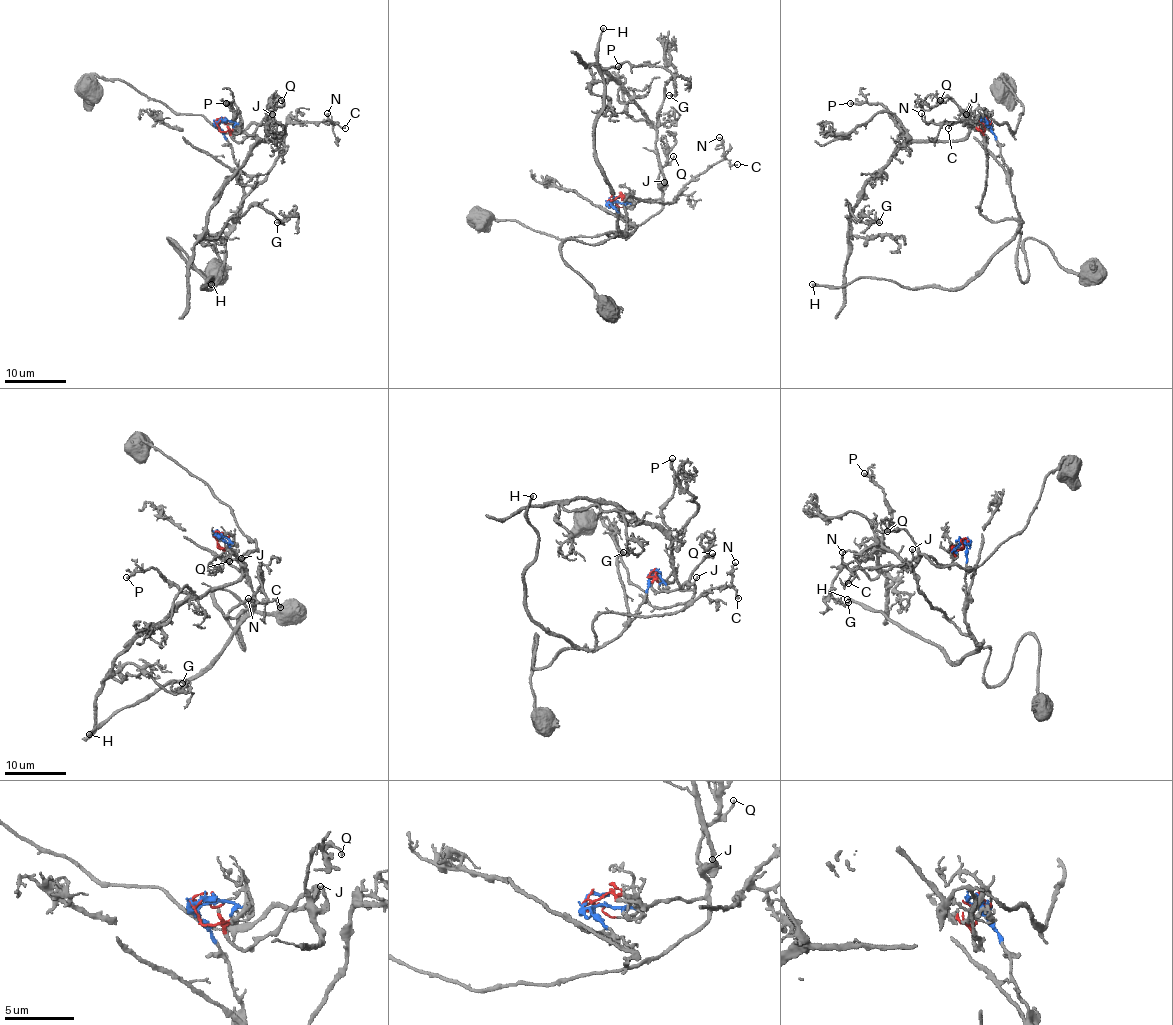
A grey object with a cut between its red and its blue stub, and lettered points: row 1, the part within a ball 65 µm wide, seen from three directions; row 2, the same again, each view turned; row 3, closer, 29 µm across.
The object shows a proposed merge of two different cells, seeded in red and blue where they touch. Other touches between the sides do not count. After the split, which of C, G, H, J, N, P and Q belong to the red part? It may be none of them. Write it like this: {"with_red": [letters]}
{"with_red": ["G", "J", "P", "Q"]}

